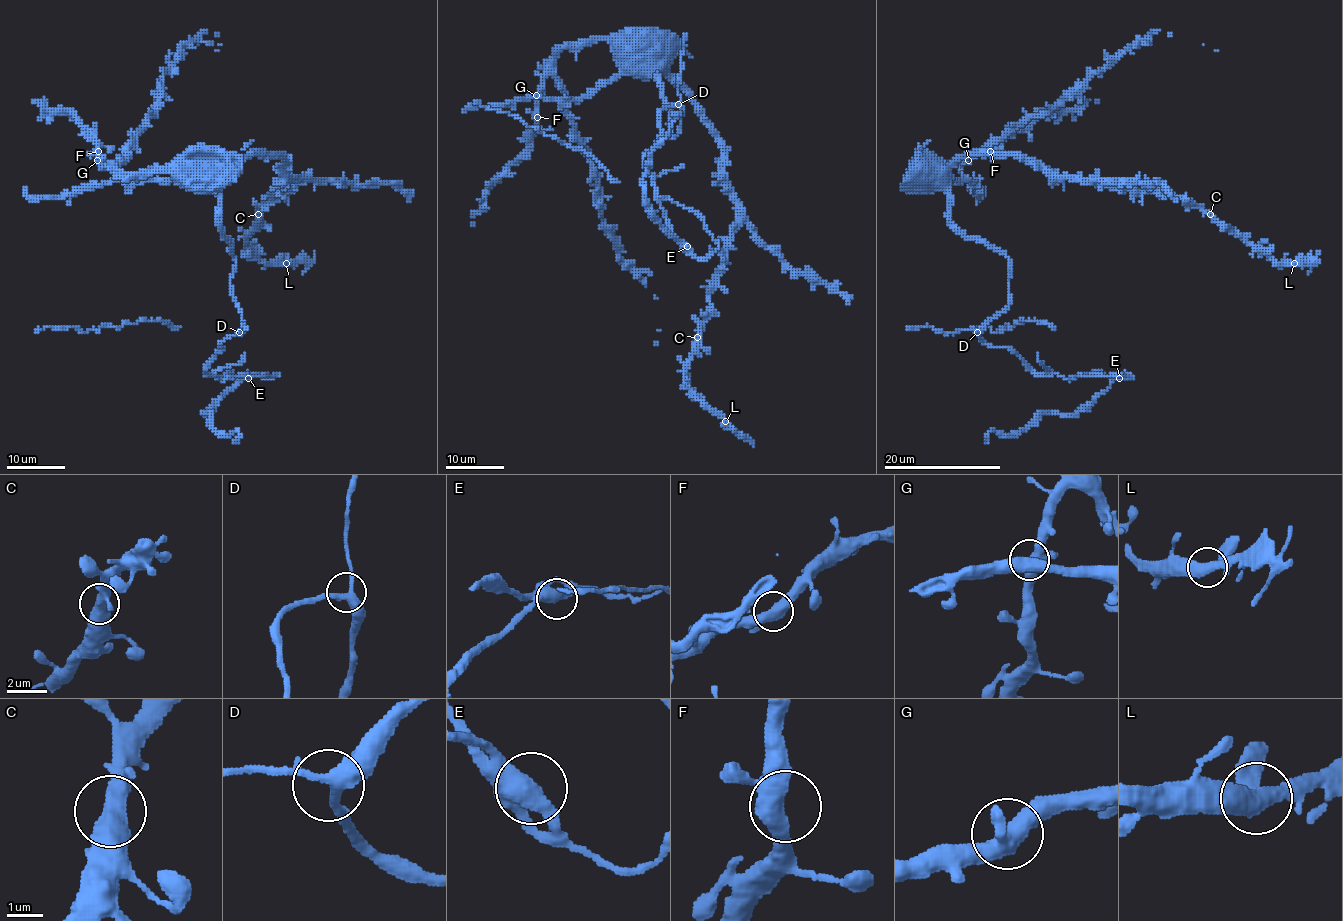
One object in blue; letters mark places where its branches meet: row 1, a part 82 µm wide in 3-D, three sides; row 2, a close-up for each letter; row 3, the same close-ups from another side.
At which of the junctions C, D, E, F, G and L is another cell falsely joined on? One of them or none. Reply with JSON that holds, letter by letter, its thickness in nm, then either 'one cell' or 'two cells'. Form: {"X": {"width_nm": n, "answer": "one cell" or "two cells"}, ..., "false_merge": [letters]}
{"C": {"width_nm": 400, "answer": "one cell"}, "D": {"width_nm": 320, "answer": "one cell"}, "E": {"width_nm": 400, "answer": "one cell"}, "F": {"width_nm": 440, "answer": "one cell"}, "G": {"width_nm": 400, "answer": "one cell"}, "L": {"width_nm": 400, "answer": "one cell"}, "false_merge": []}

